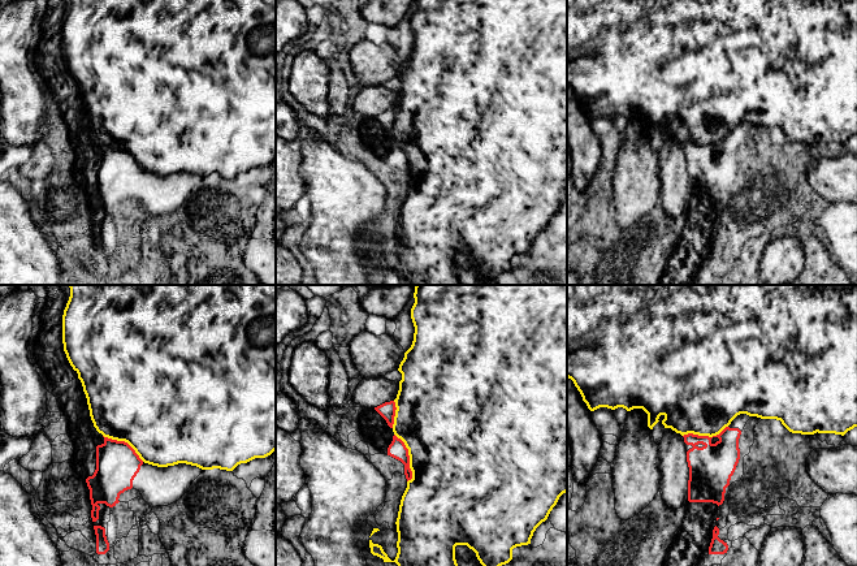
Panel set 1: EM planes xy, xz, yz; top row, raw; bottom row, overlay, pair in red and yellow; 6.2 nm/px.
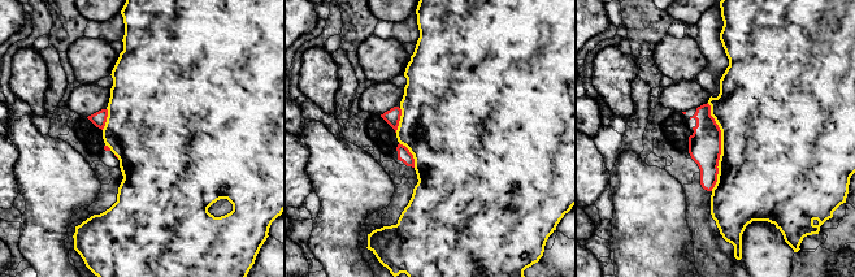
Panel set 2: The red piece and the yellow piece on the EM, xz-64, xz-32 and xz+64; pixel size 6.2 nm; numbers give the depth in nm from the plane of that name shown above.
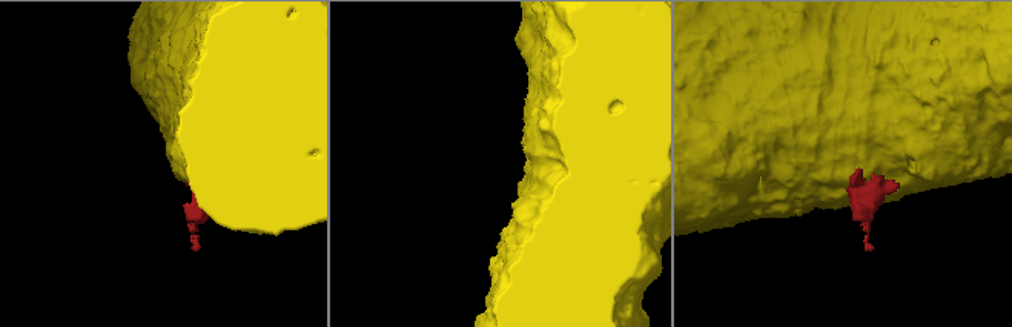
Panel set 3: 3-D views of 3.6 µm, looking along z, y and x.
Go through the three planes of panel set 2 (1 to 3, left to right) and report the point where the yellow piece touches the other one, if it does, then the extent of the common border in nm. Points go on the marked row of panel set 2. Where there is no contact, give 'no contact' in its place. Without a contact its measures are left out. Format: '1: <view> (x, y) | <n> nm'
1: xz-64 (105, 118) | 140 nm
2: xz-32 (411, 154) | 190 nm
3: xz+64 (720, 147) | 550 nm

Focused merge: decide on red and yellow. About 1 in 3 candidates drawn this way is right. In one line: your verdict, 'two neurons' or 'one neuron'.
two neurons

